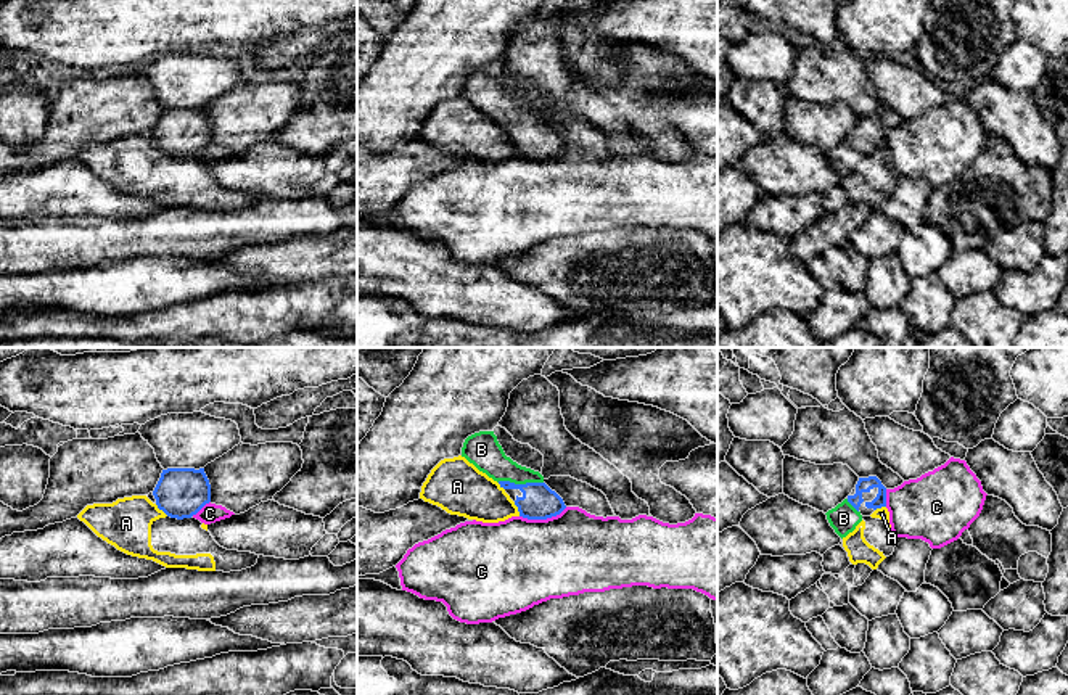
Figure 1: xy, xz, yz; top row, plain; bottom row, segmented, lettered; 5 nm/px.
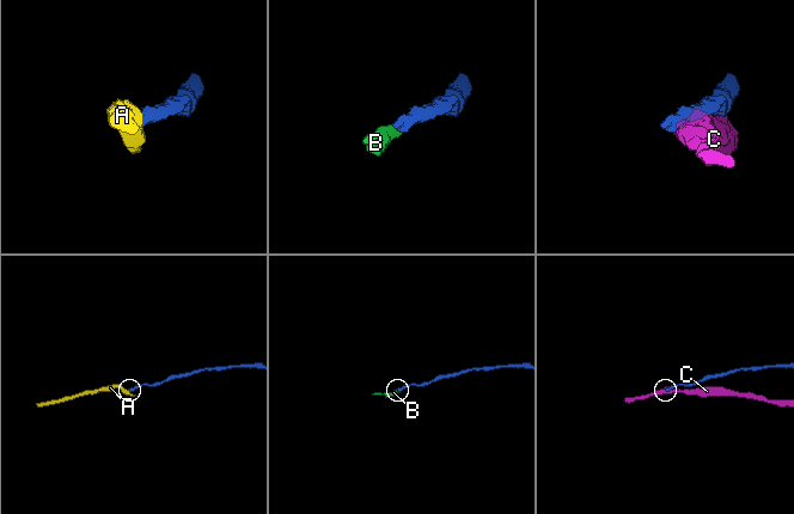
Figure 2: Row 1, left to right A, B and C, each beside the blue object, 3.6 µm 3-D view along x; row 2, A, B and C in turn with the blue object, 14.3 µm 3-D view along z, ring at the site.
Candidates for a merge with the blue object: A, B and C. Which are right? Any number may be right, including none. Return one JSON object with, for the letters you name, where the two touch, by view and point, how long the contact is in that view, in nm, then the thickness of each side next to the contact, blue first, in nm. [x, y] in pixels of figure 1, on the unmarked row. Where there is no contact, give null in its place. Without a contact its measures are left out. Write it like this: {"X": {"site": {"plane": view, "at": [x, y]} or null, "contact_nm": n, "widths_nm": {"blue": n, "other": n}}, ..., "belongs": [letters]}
{"B": {"site": {"plane": "xz", "at": [520, 124]}, "contact_nm": 240, "widths_nm": {"blue": 180, "other": 170}}, "belongs": ["B"]}

